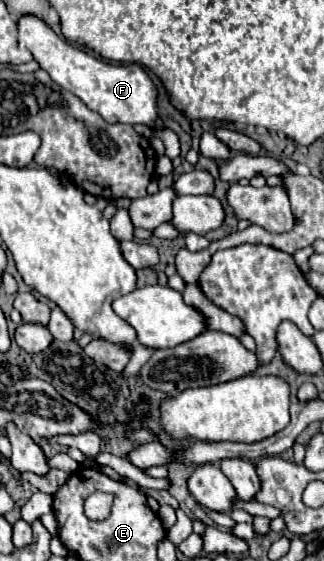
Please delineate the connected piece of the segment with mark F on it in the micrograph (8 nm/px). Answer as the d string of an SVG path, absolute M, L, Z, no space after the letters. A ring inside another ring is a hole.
M19 16L19 46L27 48L33 54L33 60L65 90L71 90L79 96L91 110L101 114L107 122L123 124L147 124L153 128L163 128L163 122L157 118L157 92L139 64L113 64L105 62L87 50L71 44L63 36L57 36L41 18L37 16Z

